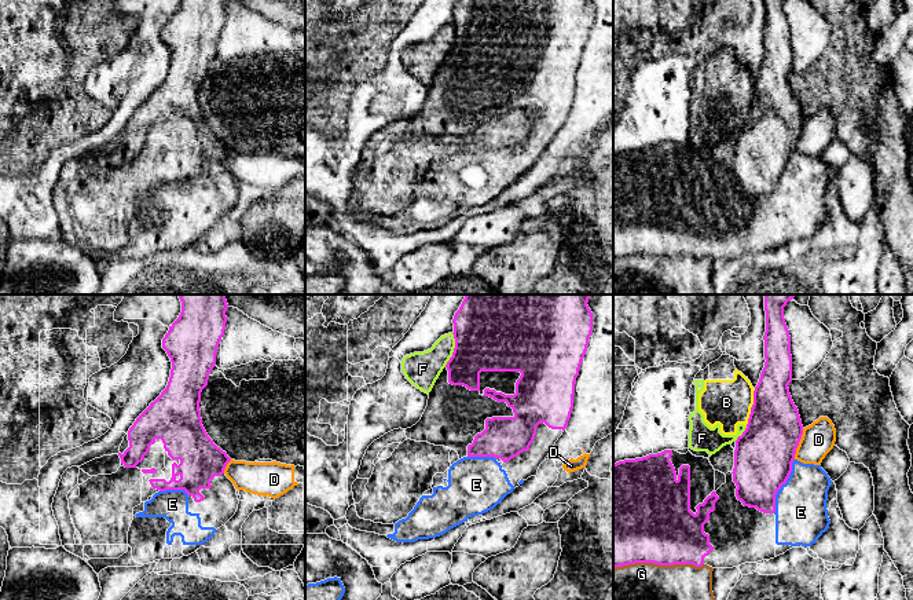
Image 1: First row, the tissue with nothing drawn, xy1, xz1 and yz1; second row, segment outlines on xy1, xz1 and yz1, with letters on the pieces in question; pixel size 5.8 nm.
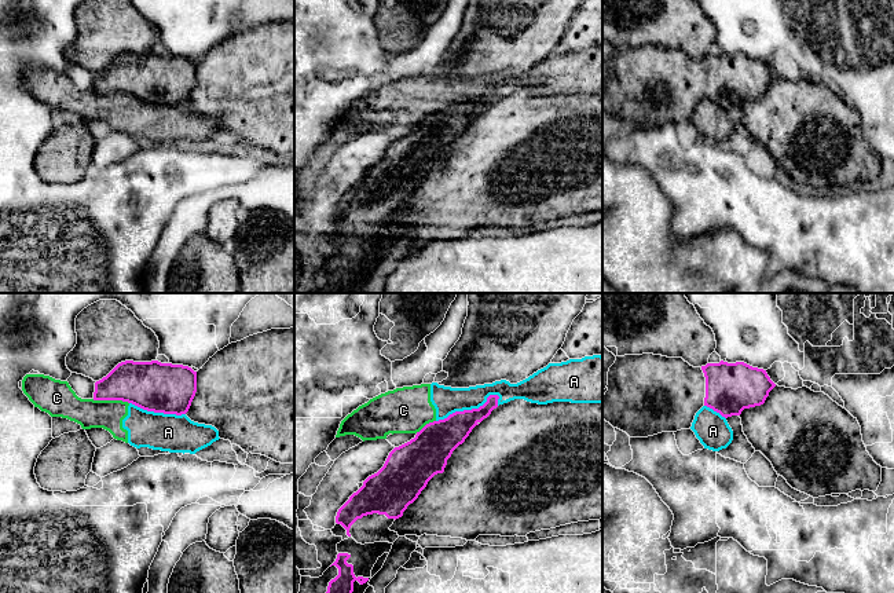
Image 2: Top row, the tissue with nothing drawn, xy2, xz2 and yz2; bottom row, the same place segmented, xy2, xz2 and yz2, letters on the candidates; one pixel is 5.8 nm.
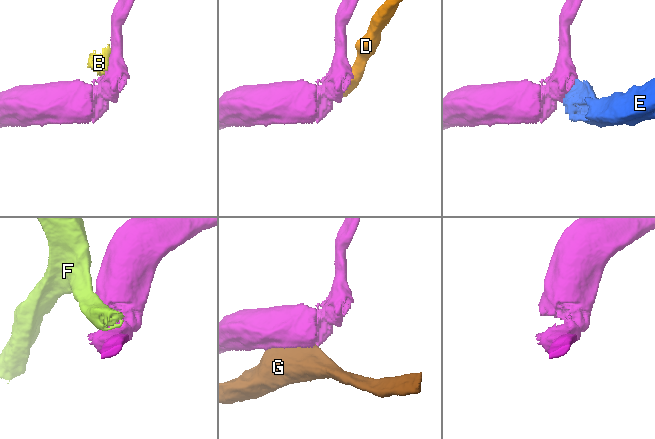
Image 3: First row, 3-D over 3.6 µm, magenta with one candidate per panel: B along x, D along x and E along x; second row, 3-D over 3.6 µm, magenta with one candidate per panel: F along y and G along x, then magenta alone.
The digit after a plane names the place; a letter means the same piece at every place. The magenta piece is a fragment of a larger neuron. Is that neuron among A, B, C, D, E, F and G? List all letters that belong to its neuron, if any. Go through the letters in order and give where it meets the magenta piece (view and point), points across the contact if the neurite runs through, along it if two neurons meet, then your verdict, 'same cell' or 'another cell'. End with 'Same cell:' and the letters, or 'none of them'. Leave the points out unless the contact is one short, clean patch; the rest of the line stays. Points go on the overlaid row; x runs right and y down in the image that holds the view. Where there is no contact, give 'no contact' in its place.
A: contact xz2 (468, 410); another cell
B: contact yz1 (752, 406); another cell
C: contact xy2 (110, 399); border xy2 (92, 399), (121, 399), (128, 403); another cell
D: contact yz1 (798, 443); another cell
E: contact yz1 (781, 485); way yz1 (763, 456), (765, 468), (781, 485), (799, 502), (800, 512); same cell
F: contact xz1 (454, 350); another cell
G: contact yz1 (657, 563); another cell
Same cell: E

